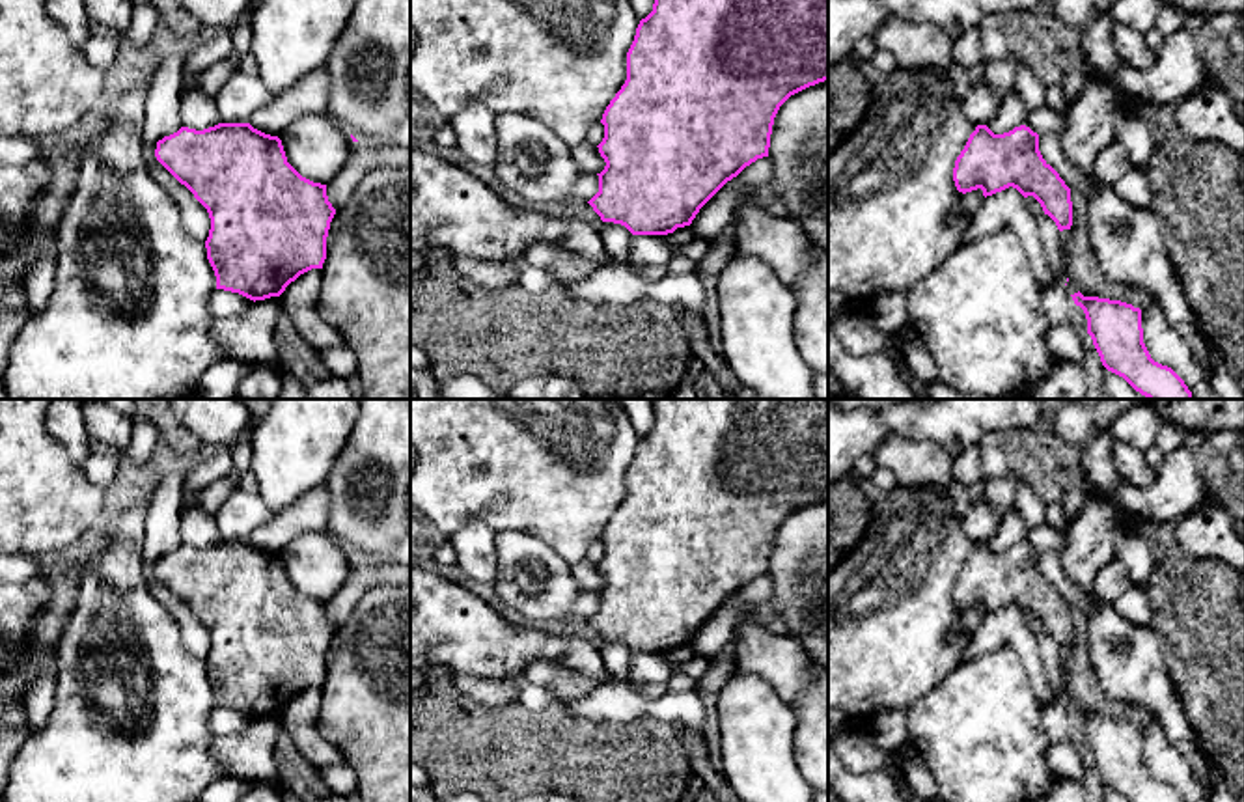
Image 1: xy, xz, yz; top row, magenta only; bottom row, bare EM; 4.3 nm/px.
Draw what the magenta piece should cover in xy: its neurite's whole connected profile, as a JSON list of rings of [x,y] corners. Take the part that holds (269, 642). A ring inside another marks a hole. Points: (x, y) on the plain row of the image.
[[[218,541],[203,548],[181,545],[157,560],[155,574],[209,630],[205,666],[216,707],[256,720],[280,714],[300,692],[323,686],[336,627],[326,602],[302,595],[287,580],[278,554],[250,541]]]

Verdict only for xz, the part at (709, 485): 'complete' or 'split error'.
complete

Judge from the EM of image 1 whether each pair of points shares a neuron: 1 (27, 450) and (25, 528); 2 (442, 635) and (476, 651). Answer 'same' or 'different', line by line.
1: same
2: same

